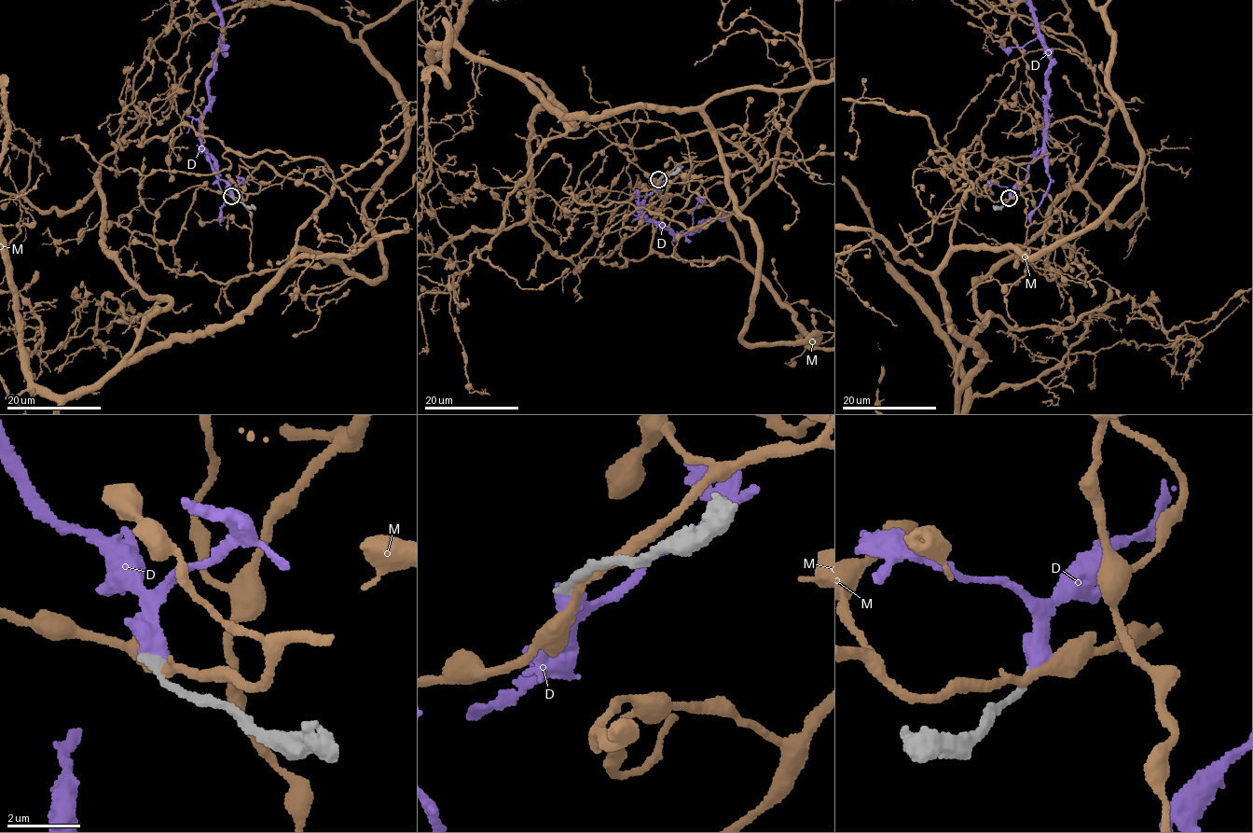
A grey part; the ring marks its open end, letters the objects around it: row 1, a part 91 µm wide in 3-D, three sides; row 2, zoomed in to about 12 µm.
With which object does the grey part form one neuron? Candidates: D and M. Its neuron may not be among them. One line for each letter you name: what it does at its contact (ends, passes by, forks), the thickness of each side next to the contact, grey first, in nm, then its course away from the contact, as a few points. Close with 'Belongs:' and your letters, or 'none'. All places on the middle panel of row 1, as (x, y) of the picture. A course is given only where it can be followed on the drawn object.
D: it ends there; 240 nm thick on the grey side, 550 nm on the other; it runs (658, 179), (640, 215), (644, 220), (681, 236), (687, 230), (698, 231), (704, 221), (722, 218), (725, 213)
Belongs: D

